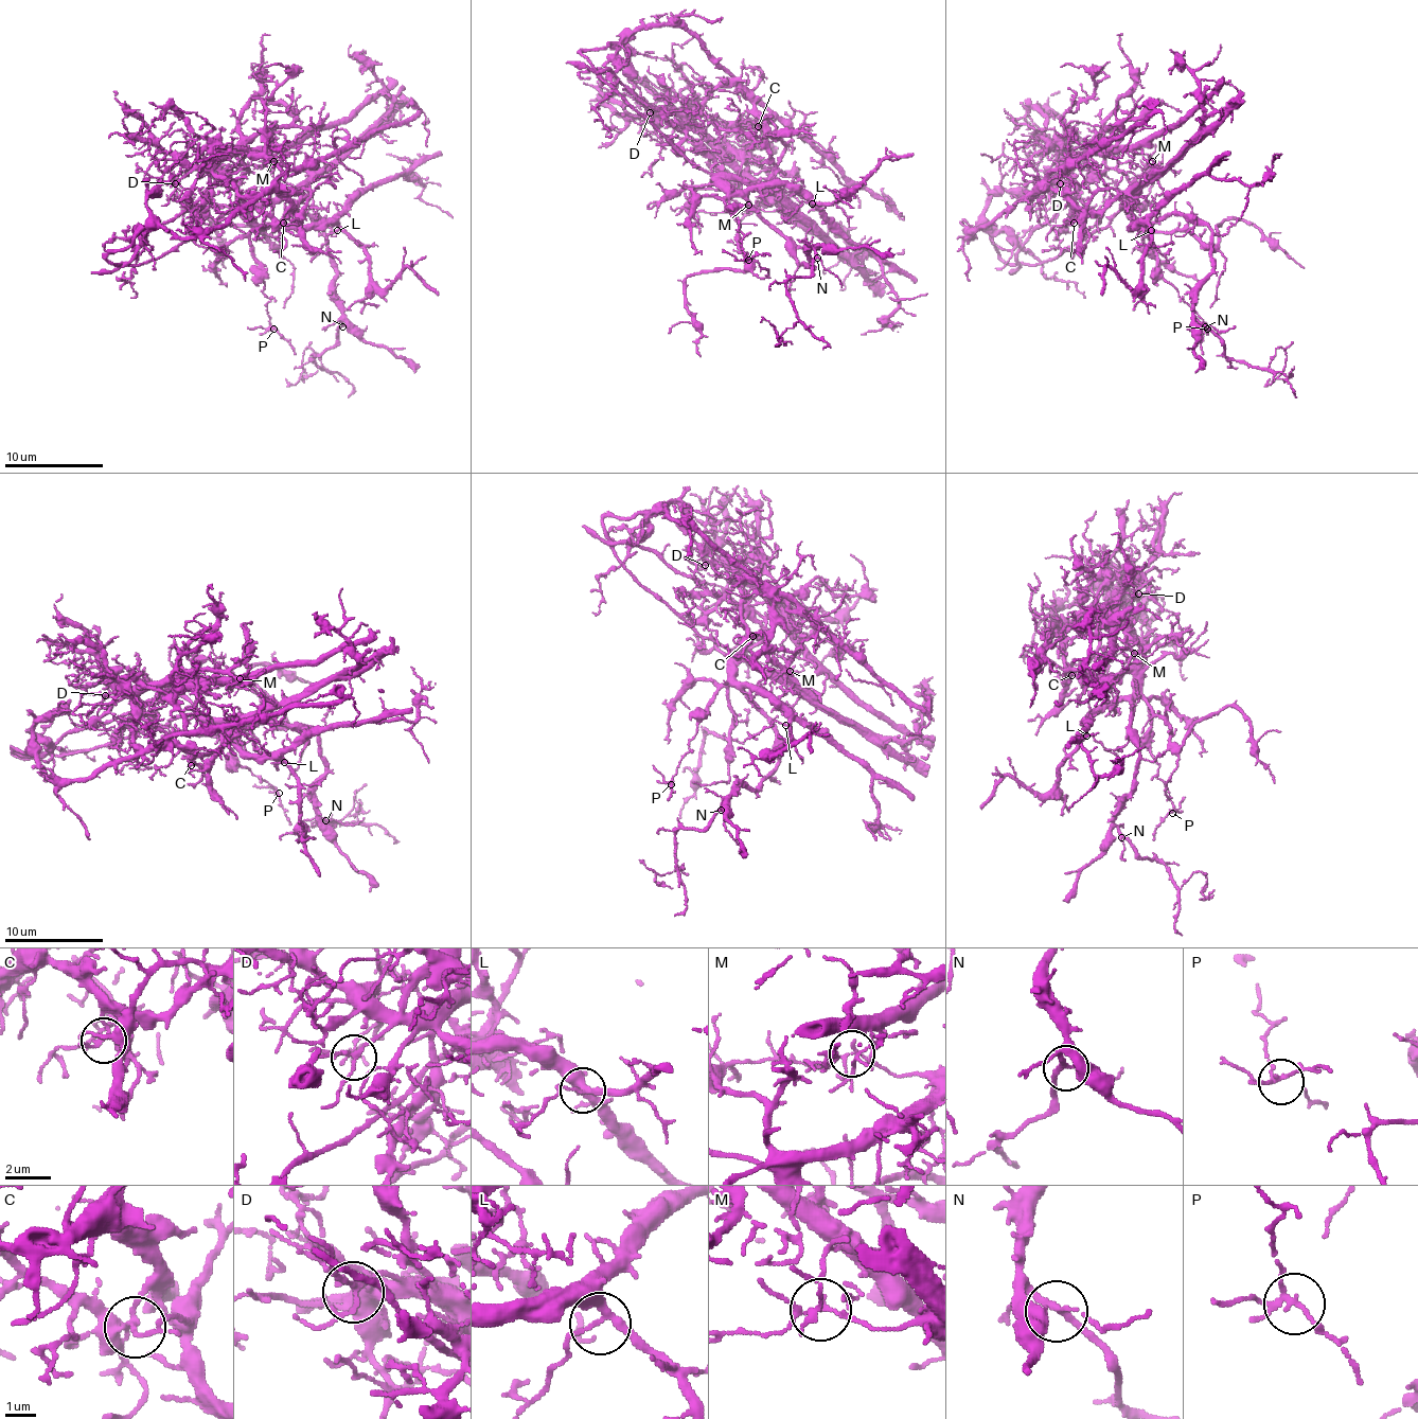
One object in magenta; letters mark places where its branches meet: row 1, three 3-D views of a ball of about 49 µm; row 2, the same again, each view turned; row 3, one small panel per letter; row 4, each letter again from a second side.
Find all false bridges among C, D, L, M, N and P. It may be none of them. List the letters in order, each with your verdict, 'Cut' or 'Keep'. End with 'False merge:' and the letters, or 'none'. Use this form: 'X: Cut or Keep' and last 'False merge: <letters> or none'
C: Cut
D: Keep
L: Keep
M: Cut
N: Keep
P: Keep
False merge: C, M

